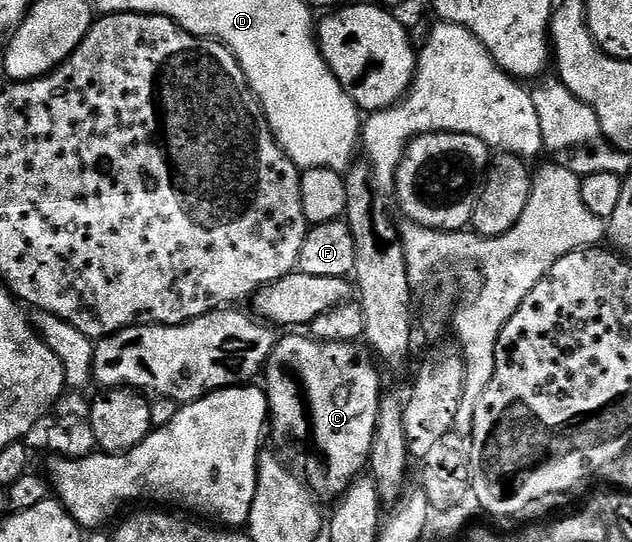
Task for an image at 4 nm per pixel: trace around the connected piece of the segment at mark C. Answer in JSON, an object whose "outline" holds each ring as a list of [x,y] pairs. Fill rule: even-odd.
{"outline":[[[288,333],[285,335],[288,335],[285,339],[284,336],[277,338],[276,347],[268,358],[268,366],[262,372],[262,379],[265,379],[263,382],[266,384],[268,409],[270,412],[270,439],[272,435],[273,441],[276,442],[274,444],[275,450],[299,472],[313,495],[319,497],[321,500],[332,498],[332,500],[335,500],[337,497],[343,495],[353,480],[363,472],[360,470],[365,470],[368,467],[368,455],[372,452],[372,442],[374,441],[374,433],[376,432],[378,409],[380,408],[380,396],[382,394],[380,379],[382,380],[382,371],[374,362],[373,356],[363,346],[356,343],[322,343],[318,339],[313,339],[311,334],[308,333]]]}

